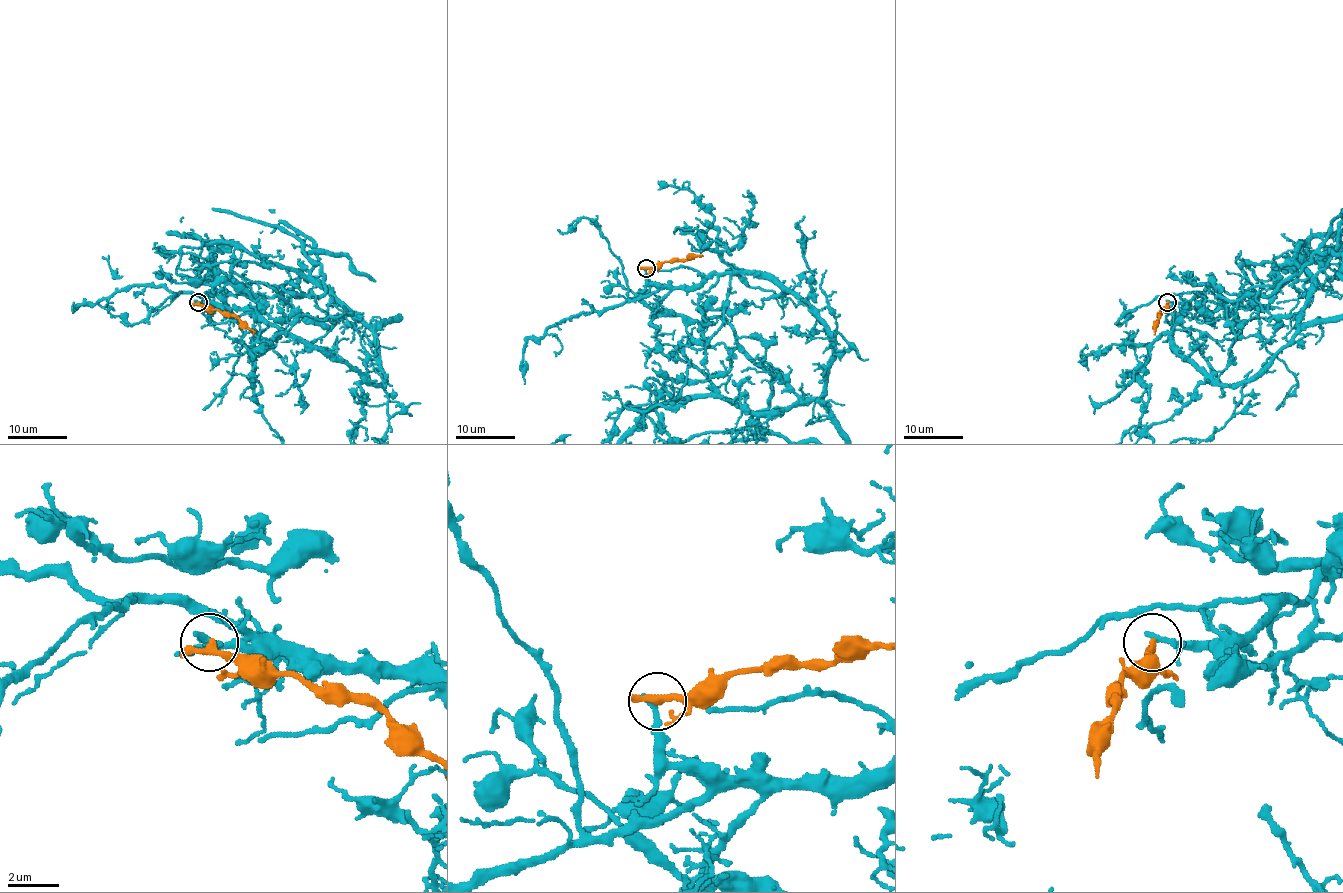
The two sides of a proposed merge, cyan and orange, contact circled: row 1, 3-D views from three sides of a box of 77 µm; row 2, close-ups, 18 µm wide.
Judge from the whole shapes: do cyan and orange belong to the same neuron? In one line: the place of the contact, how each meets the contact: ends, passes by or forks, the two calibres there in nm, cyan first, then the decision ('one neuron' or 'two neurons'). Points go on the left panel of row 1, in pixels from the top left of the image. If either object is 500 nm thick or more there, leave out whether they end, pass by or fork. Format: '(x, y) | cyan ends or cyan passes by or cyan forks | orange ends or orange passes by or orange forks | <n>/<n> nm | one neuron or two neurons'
(198, 302) | cyan ends | orange ends | 280/360 nm | two neurons

